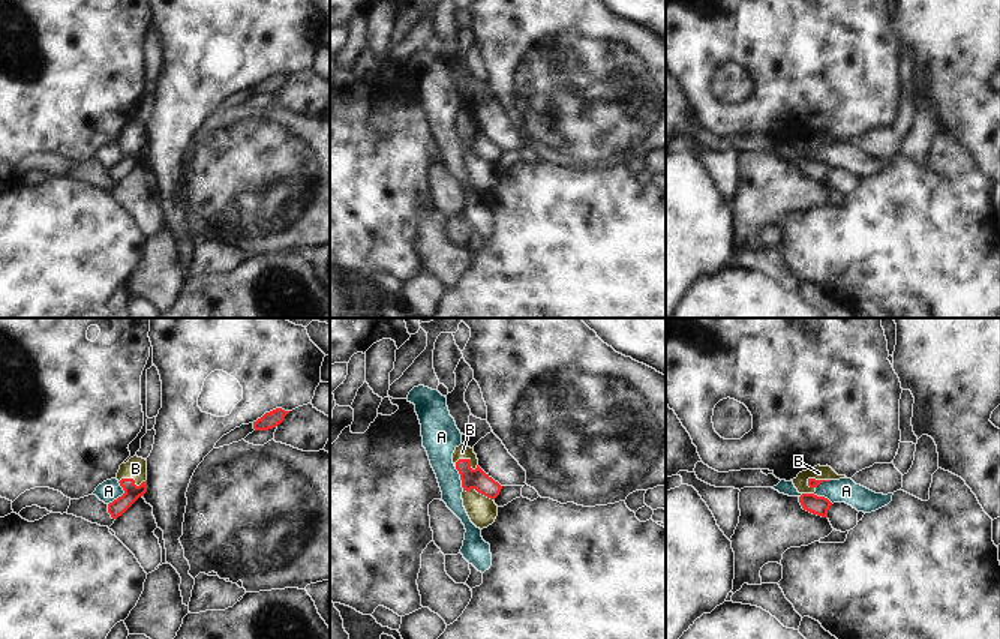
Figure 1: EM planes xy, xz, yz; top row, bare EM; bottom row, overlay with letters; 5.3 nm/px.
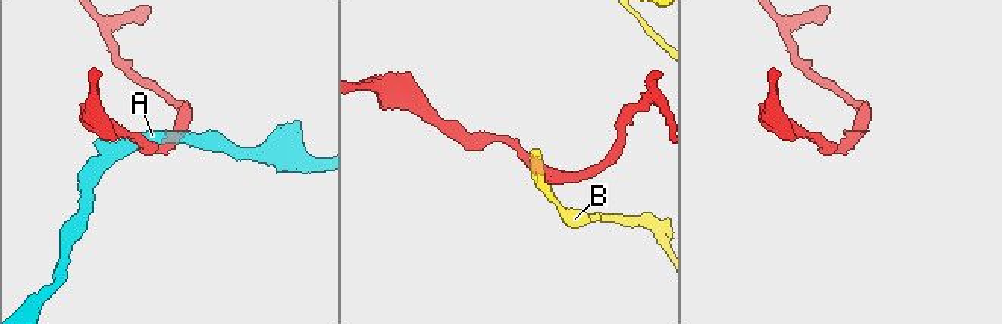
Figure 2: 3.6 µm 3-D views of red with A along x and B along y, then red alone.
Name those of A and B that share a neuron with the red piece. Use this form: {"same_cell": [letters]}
{"same_cell": []}

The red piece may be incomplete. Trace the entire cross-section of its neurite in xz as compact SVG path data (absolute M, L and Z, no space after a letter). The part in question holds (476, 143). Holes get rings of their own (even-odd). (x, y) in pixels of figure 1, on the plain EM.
M459 123L456 126L456 134L460 138L463 154L469 156L471 153L475 153L478 158L490 164L495 164L499 159L502 150L486 138L478 129L472 134L471 123Z

